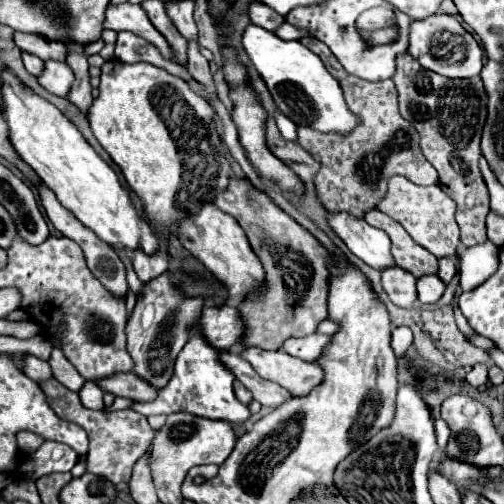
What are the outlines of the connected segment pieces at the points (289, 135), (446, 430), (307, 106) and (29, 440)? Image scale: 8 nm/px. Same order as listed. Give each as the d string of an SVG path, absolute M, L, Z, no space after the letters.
M277 112L275 116L277 116L277 126L279 126L279 132L283 134L283 138L297 142L297 126L291 120L287 120L281 112Z
M443 418L435 420L435 434L437 434L439 448L445 448L447 442L449 442L449 438L451 438L451 428L449 428L449 424Z
M249 24L243 32L243 46L273 94L277 108L297 126L309 126L323 134L335 132L341 136L351 134L359 126L361 118L347 106L339 80L335 80L323 60L299 40L281 40L275 32Z
M19 432L17 434L17 444L19 444L23 454L31 454L43 444L43 440L41 440L41 436L35 436L31 432Z

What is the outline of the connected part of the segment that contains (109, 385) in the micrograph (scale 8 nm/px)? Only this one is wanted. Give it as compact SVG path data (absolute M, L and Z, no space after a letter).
M135 372L129 374L115 374L109 376L107 380L99 380L97 382L103 390L113 392L115 396L123 396L123 398L131 398L135 402L149 402L155 400L159 394L159 388L151 386L147 380L143 380L141 376L137 376Z

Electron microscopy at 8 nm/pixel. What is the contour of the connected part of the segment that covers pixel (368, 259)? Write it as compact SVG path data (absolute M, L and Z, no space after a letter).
M347 212L329 214L329 224L337 236L343 238L347 248L371 268L387 270L397 266L391 254L391 240L387 232L369 226L363 218L355 218Z

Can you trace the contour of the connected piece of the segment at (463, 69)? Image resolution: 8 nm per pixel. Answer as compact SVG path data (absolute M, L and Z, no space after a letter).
M429 16L427 20L411 22L411 44L409 54L427 70L437 72L447 78L471 78L477 76L483 68L483 50L467 32L457 18L453 16Z

